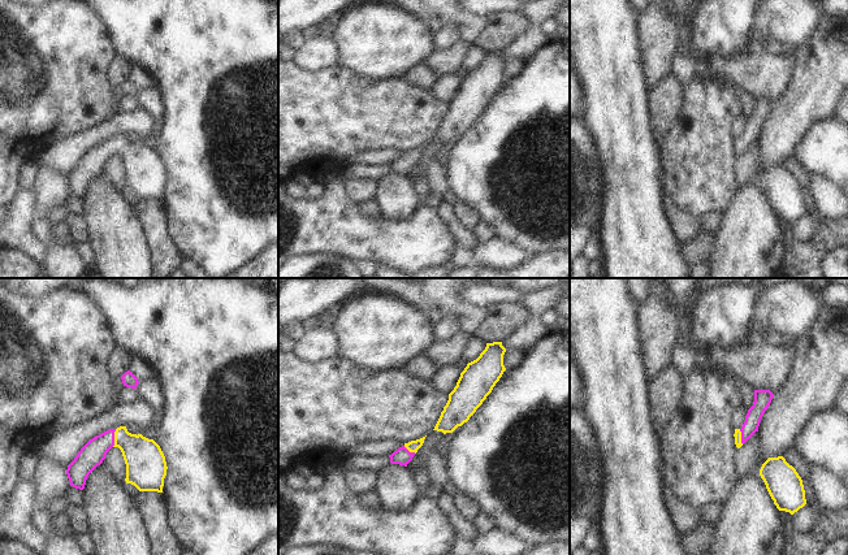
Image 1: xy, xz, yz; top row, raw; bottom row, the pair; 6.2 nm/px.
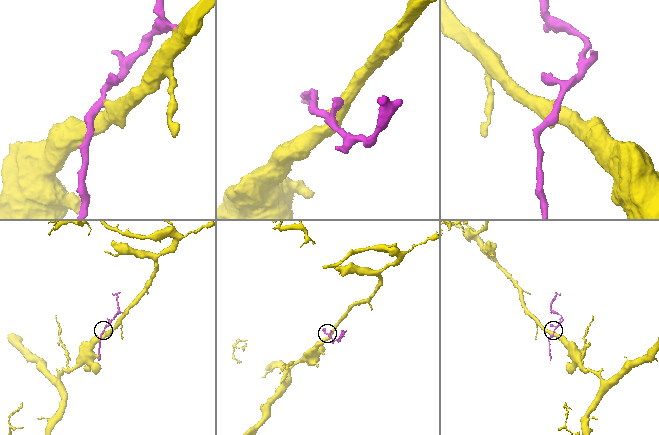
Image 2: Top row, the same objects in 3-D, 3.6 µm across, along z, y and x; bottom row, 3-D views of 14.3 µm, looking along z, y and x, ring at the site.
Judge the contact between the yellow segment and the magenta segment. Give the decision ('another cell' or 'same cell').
same cell

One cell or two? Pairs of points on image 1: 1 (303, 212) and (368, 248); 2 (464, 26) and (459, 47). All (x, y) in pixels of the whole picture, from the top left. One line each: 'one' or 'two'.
1: one
2: two

